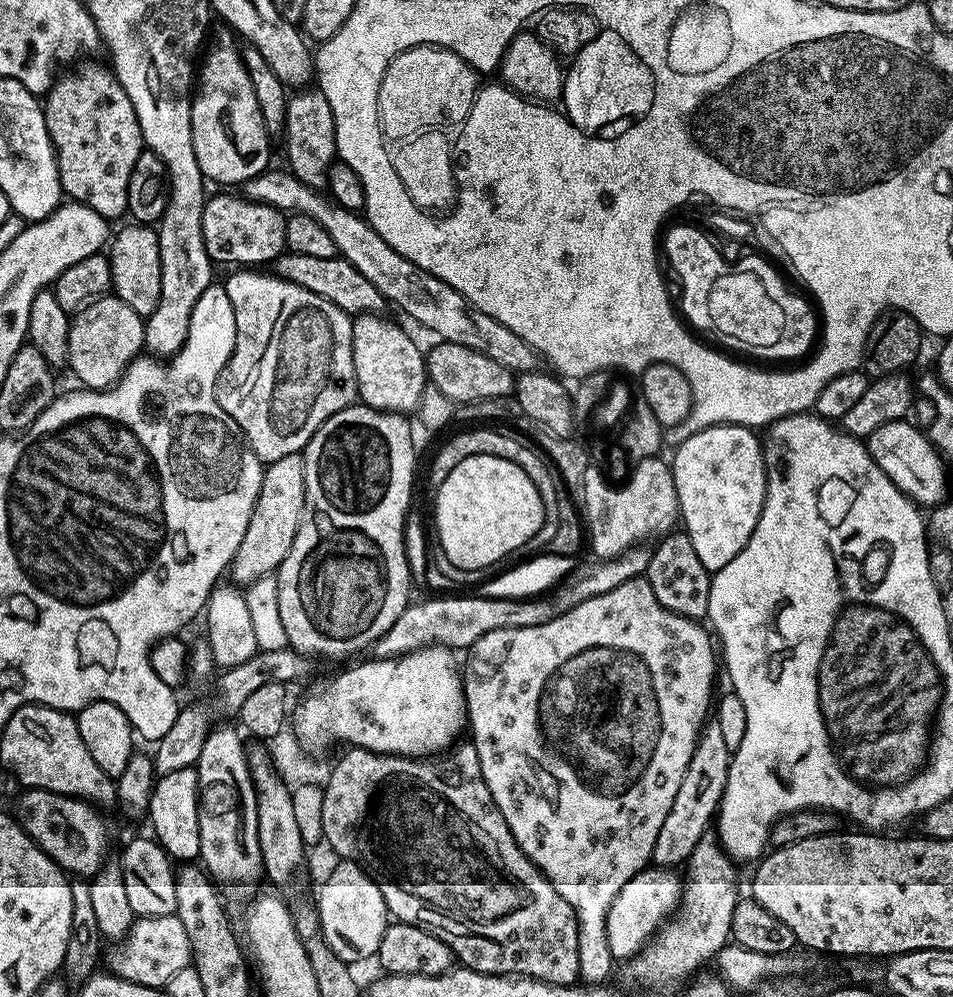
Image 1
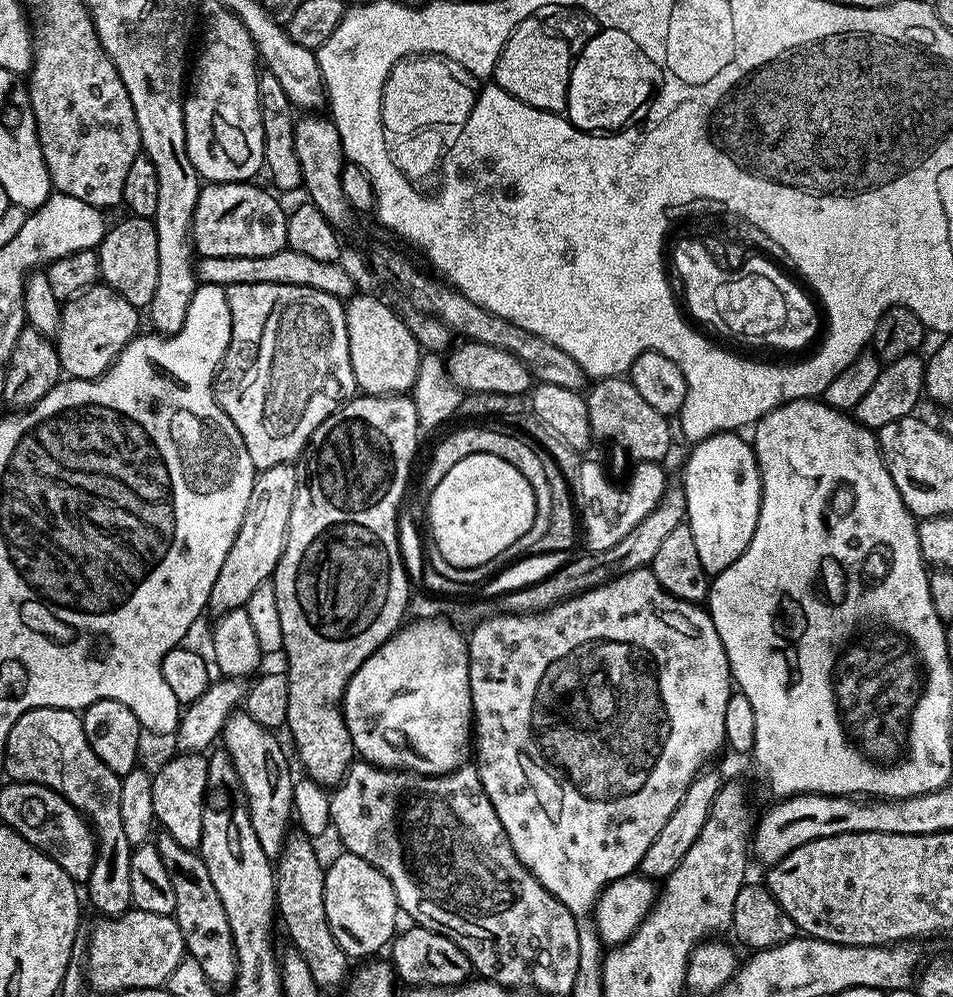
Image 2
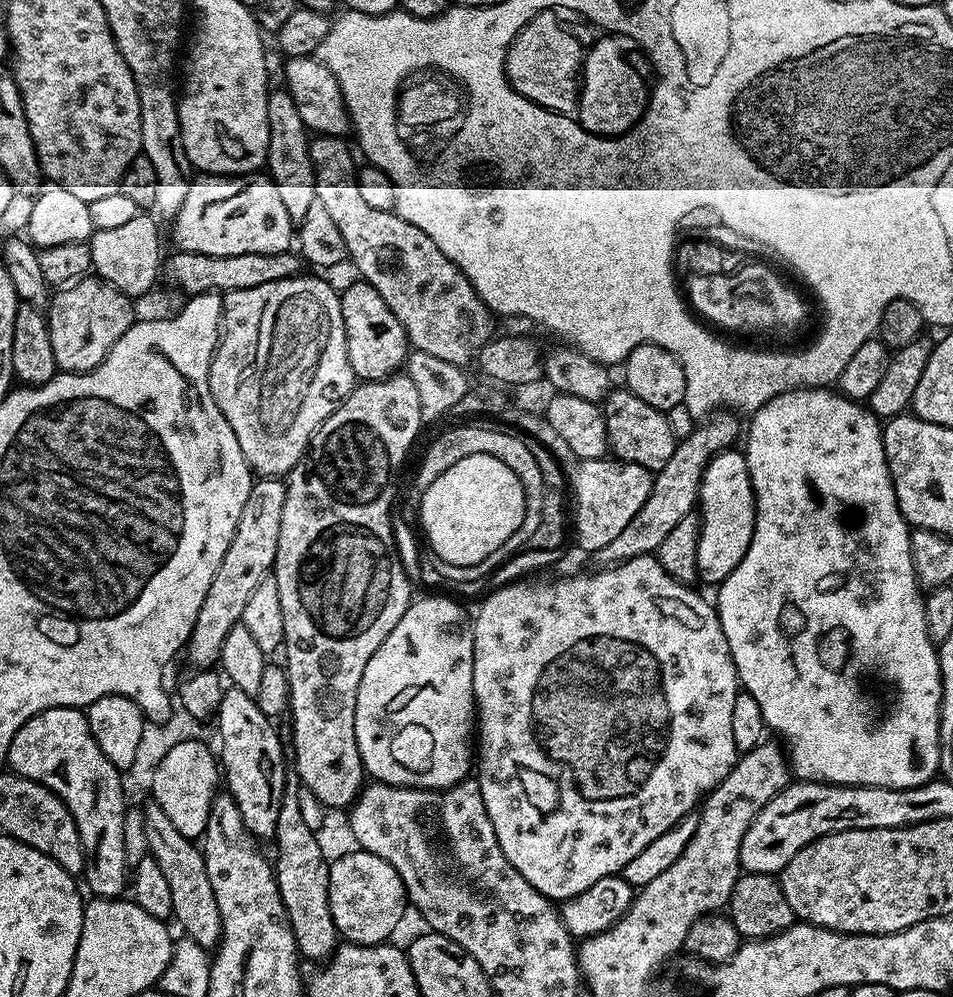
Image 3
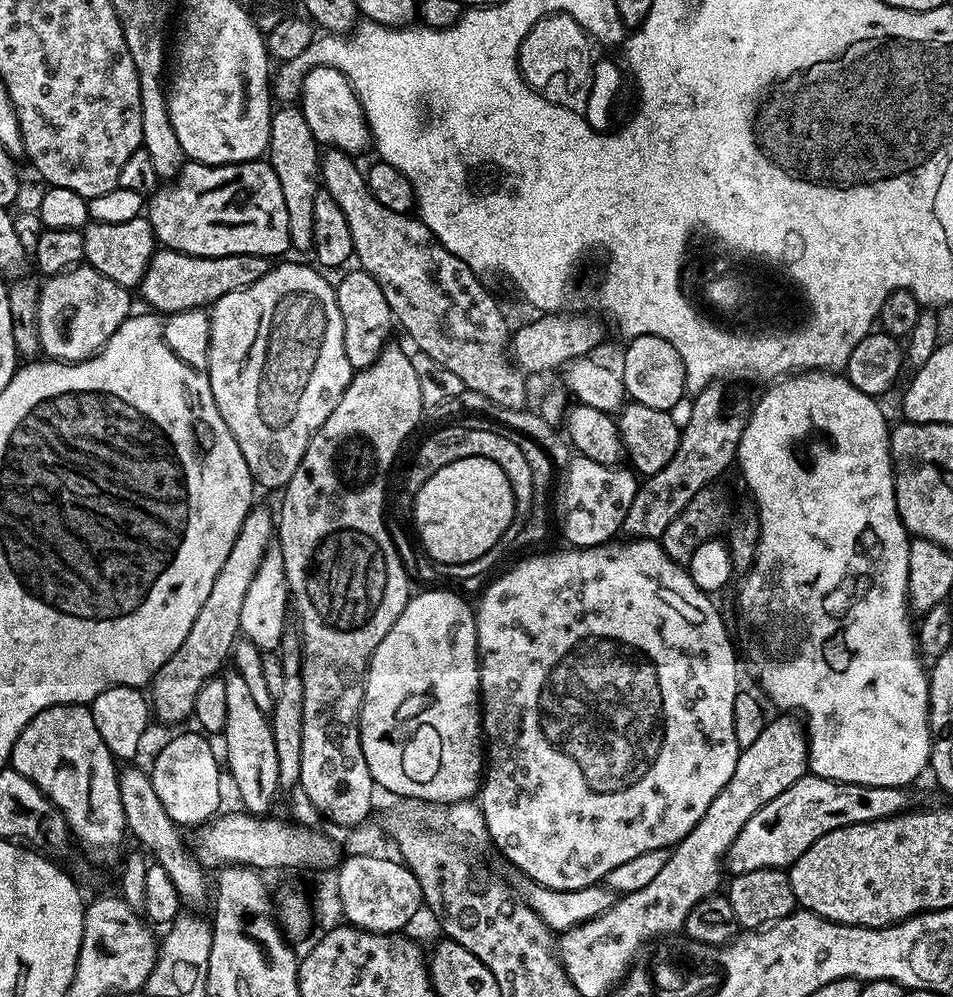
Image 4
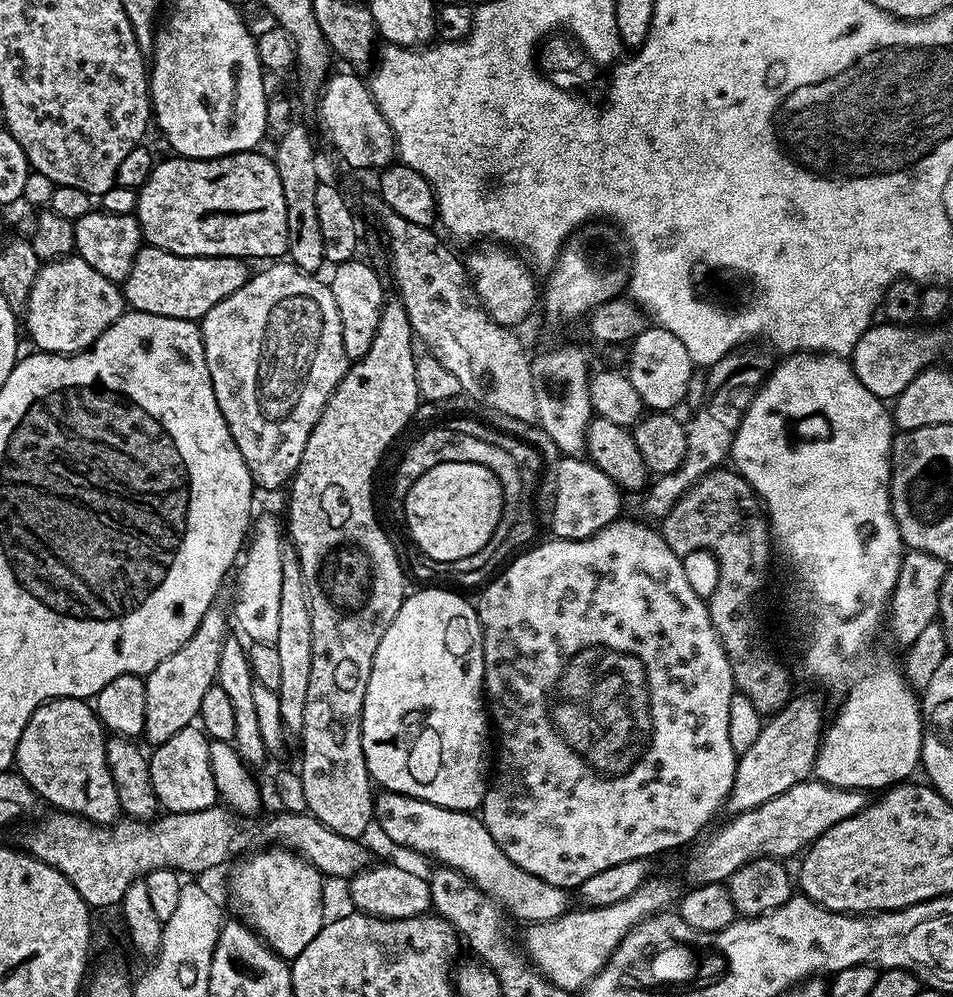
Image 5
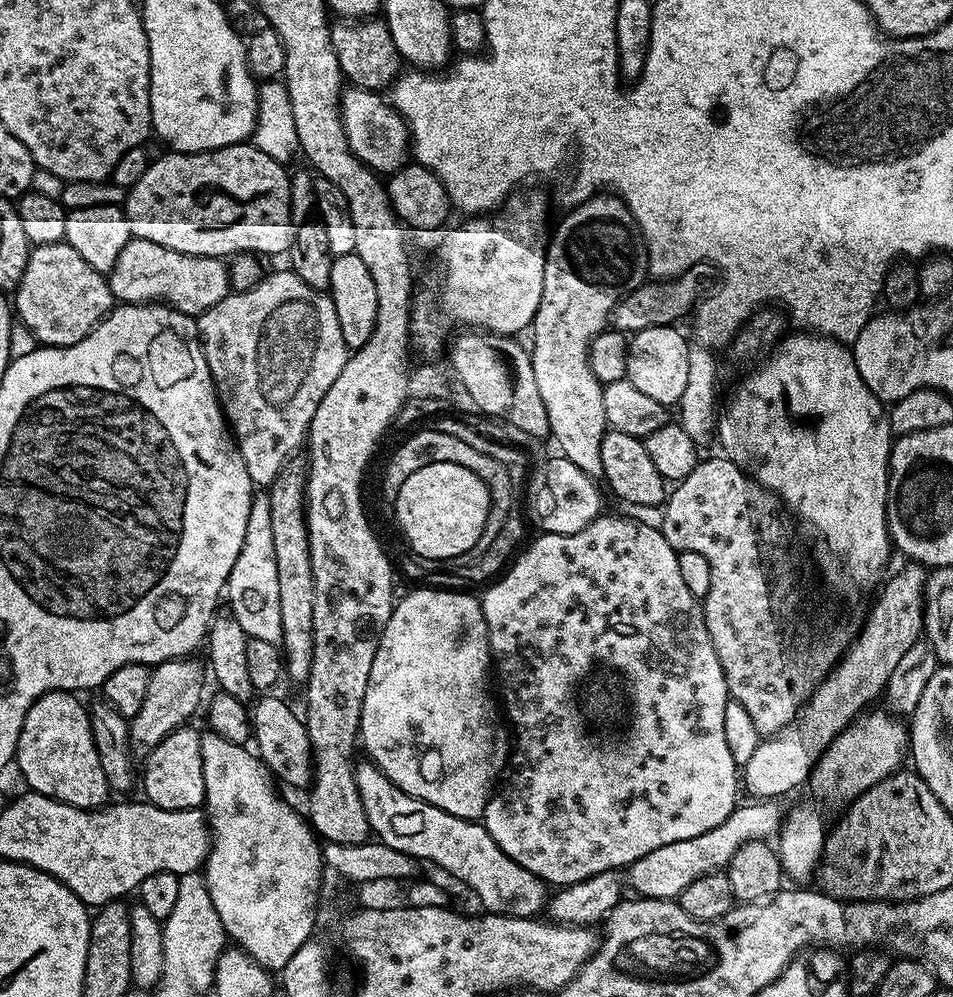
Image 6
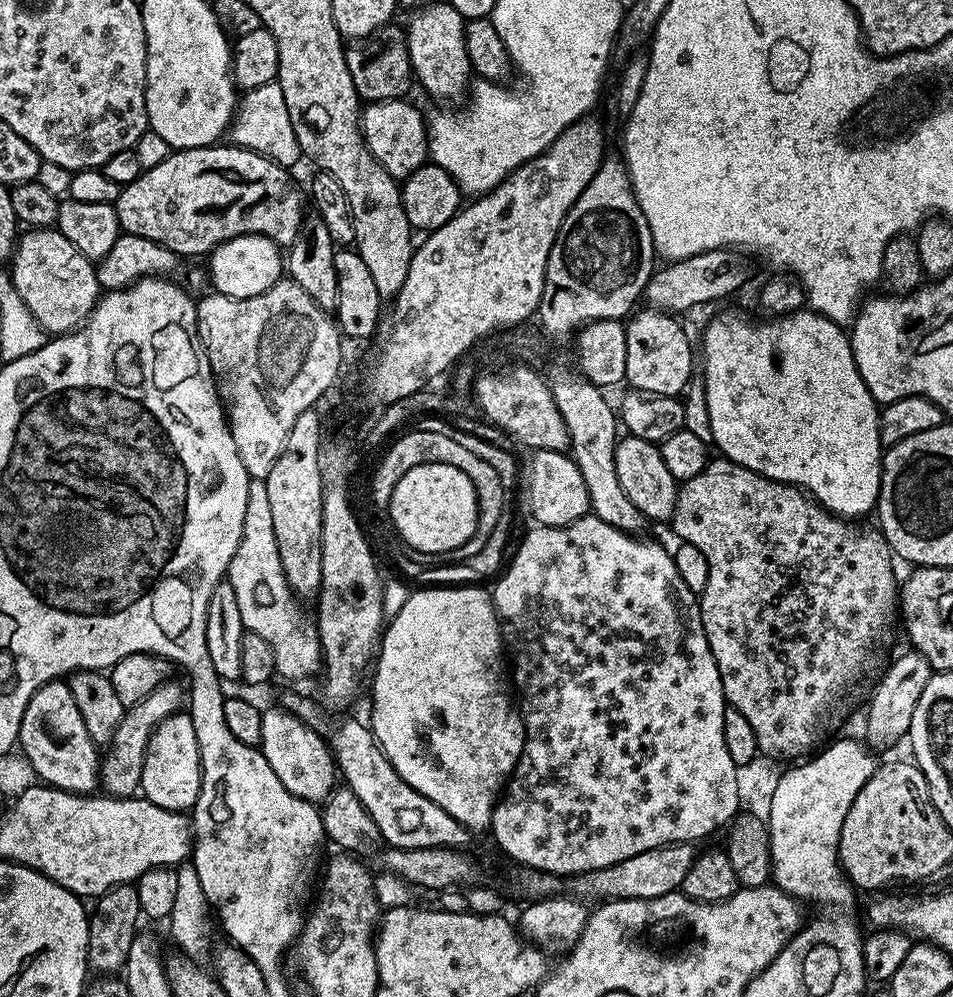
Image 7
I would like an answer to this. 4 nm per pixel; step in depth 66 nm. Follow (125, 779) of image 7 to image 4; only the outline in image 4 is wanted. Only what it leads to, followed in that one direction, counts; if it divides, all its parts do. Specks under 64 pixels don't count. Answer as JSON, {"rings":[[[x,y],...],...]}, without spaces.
{"rings":[[[252,507],[238,530],[238,538],[234,538],[234,546],[230,546],[230,554],[226,554],[226,562],[222,562],[222,570],[218,570],[218,578],[214,578],[214,586],[210,586],[210,594],[202,610],[198,610],[198,618],[194,618],[194,626],[190,626],[190,634],[186,634],[186,642],[178,646],[178,650],[152,677],[150,712],[155,719],[157,716],[168,724],[189,719],[194,710],[194,698],[204,681],[213,679],[219,673],[216,671],[231,657],[232,646],[241,635],[240,615],[246,590],[250,590],[250,582],[260,560],[273,540],[273,509],[271,512],[268,508]]]}

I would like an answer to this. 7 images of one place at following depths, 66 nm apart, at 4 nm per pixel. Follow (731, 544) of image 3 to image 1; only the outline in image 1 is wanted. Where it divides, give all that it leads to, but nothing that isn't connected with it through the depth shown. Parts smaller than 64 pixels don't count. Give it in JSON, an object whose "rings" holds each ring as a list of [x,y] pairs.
{"rings":[[[713,424],[711,428],[696,430],[691,434],[693,436],[686,437],[677,446],[676,453],[670,456],[670,467],[680,503],[679,519],[683,531],[687,532],[690,543],[694,545],[698,562],[702,562],[702,566],[711,574],[722,570],[726,562],[738,558],[738,554],[742,554],[750,542],[750,534],[754,534],[754,526],[758,526],[758,518],[764,509],[764,495],[768,493],[768,471],[761,437],[751,428],[737,424]]]}

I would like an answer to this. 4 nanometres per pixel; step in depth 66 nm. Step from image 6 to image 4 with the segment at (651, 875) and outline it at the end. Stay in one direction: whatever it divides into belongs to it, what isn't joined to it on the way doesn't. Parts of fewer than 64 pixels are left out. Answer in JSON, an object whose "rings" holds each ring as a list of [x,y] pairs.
{"rings":[[[805,774],[794,782],[794,786],[782,790],[778,798],[766,802],[766,806],[742,826],[738,838],[734,838],[730,850],[724,855],[725,869],[732,876],[763,868],[787,869],[811,844],[818,842],[822,834],[830,834],[830,830],[858,826],[862,822],[874,822],[909,811],[916,800],[912,791],[908,786],[862,786]]]}

